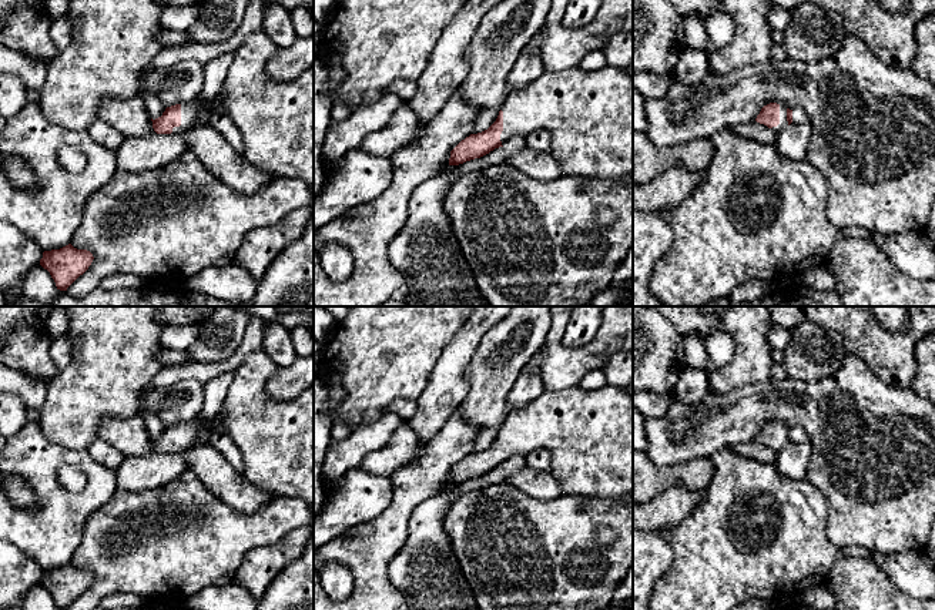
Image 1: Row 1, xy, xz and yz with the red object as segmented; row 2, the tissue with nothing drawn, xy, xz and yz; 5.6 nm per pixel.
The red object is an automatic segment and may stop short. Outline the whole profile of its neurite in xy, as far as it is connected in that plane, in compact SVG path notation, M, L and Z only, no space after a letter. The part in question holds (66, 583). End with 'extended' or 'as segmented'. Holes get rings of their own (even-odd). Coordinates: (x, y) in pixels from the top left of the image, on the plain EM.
M68 563L60 569L44 570L40 584L50 591L57 609L67 610L88 589L93 579L90 570Z | as segmented

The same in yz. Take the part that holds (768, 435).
M770 422L761 428L755 440L780 453L792 442L792 429L782 423Z | extended

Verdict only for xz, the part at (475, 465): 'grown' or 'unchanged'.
grown

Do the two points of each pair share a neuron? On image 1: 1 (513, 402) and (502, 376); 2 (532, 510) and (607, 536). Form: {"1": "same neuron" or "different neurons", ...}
{"1": "different neurons", "2": "different neurons"}

